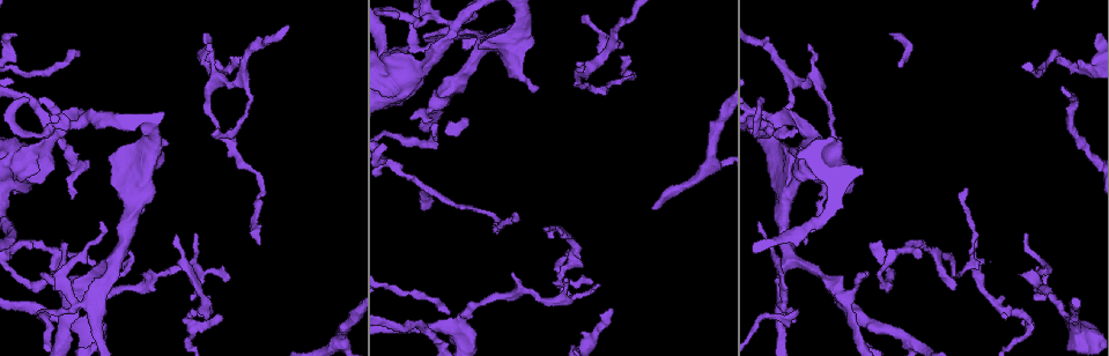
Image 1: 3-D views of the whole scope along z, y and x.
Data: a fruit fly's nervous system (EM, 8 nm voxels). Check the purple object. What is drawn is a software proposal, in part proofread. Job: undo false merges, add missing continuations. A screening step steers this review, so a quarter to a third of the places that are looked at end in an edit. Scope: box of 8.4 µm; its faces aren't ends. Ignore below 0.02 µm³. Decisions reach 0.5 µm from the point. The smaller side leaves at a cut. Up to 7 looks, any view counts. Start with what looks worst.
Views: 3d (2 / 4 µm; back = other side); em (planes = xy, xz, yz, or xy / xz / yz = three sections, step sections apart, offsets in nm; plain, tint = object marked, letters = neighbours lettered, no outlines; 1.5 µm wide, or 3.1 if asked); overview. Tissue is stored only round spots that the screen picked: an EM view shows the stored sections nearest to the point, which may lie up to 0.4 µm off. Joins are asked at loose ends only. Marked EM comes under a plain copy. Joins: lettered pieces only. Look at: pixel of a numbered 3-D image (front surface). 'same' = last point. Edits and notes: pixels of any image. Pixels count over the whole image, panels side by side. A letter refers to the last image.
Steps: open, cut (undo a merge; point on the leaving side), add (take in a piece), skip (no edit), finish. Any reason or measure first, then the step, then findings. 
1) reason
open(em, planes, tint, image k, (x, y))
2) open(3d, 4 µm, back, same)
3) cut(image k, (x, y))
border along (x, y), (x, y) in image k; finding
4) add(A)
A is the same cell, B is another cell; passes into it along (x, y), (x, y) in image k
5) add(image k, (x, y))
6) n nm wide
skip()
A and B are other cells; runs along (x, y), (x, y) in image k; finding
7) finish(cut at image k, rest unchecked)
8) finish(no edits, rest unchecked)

thin end
open(3d, 4 µm, image 1, (222, 316))

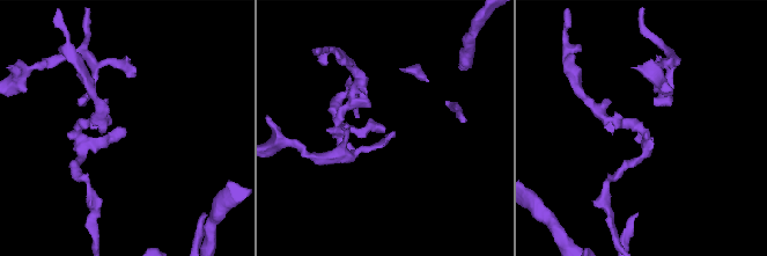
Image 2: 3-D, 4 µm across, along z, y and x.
open(em, planes, letters, image 2, (125, 128))

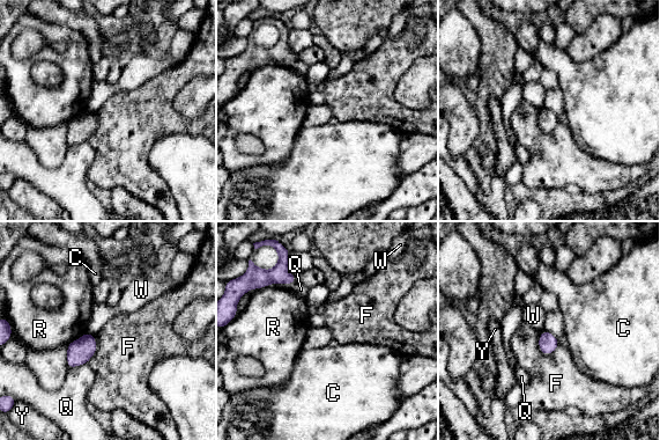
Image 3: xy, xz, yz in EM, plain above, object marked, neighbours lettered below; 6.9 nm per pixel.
90 nm wide
skip()
C, F, Q, R, W and Y are other cells; border along (540, 332), (543, 353), (560, 344) in image 3; none of them fits

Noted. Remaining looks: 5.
open(em, planes, letters, image 1, (545, 228))

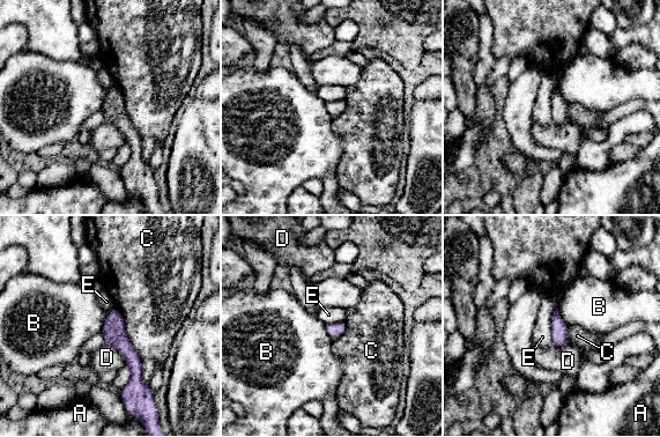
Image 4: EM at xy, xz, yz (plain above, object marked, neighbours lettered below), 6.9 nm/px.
100 nm wide
skip()
A, B, C, D and E are other cells; runs along (115, 312), (115, 335), (135, 368), (127, 393) in image 4; no lettered piece goes on from it

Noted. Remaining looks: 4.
sharp bend
open(3d, 2 µm, image 1, (84, 116))

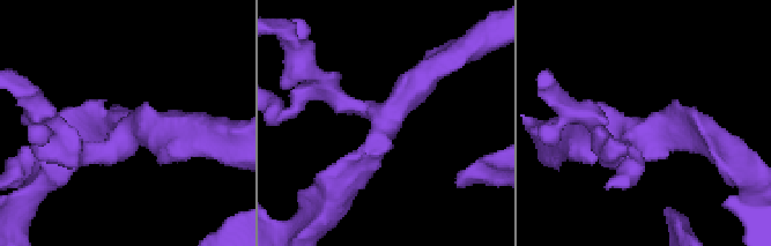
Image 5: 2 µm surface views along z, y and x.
now the EM
open(em, planes, tint, image 5, (127, 131))

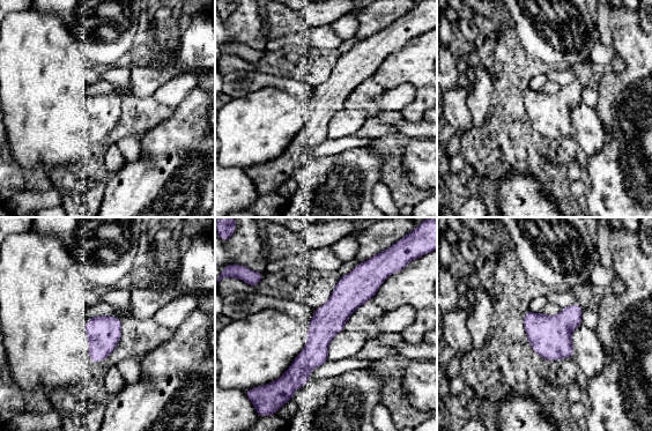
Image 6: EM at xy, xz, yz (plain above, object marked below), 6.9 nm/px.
open(em, planes, letters, same)

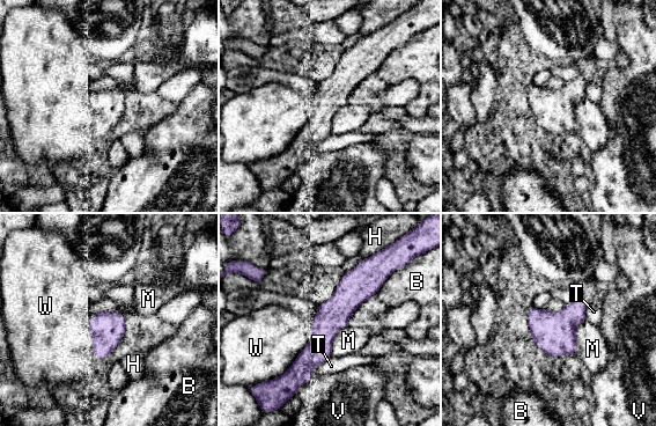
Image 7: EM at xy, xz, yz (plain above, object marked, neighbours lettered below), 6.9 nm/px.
skip()
B, H, M, T, V and W are other cells; runs along (363, 264), (296, 384) in image 7; one neuron here

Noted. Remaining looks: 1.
finish(no edits, rest unchecked)

